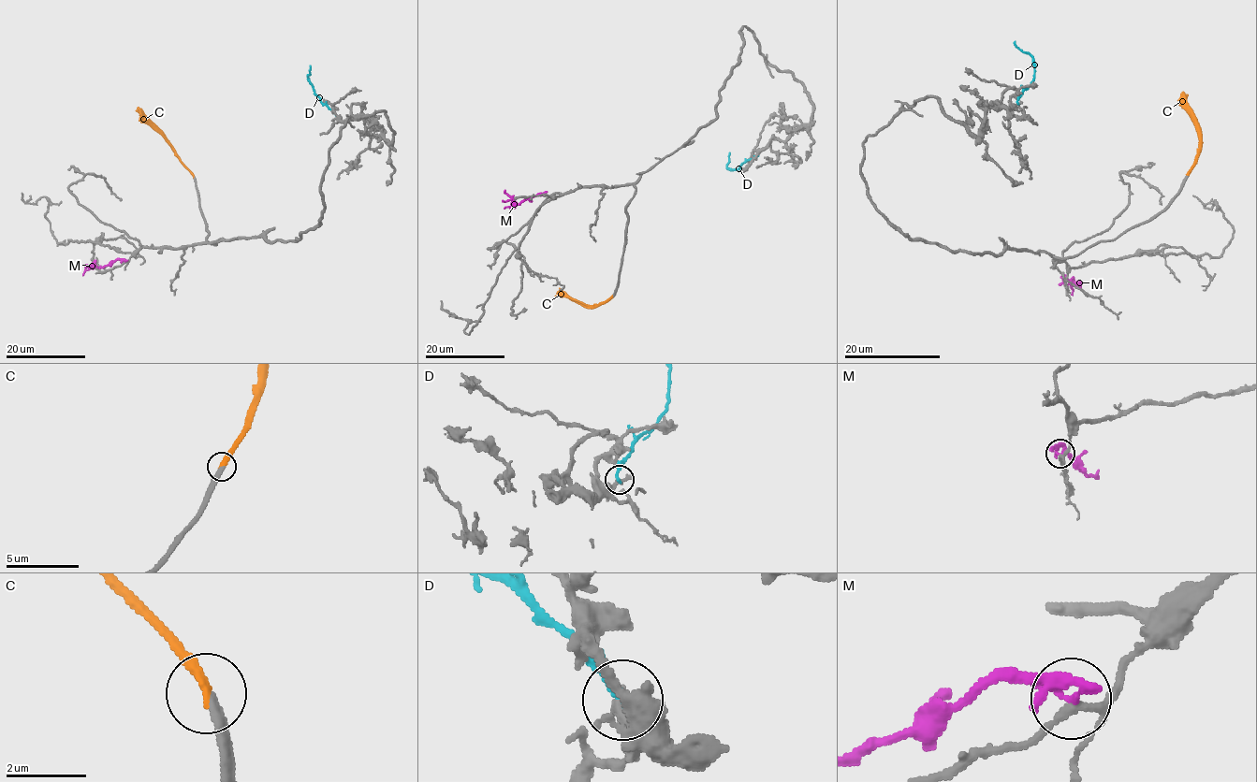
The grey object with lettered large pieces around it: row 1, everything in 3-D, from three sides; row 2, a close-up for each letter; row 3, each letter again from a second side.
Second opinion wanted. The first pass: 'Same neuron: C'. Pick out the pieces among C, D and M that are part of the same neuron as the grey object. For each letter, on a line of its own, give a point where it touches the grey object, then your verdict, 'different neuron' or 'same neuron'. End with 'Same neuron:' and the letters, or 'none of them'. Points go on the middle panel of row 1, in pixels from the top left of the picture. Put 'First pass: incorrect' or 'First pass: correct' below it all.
C: (613, 296) | same neuron
D: (756, 156) | different neuron
M: (544, 195) | different neuron
Same neuron: C
First pass: correct

